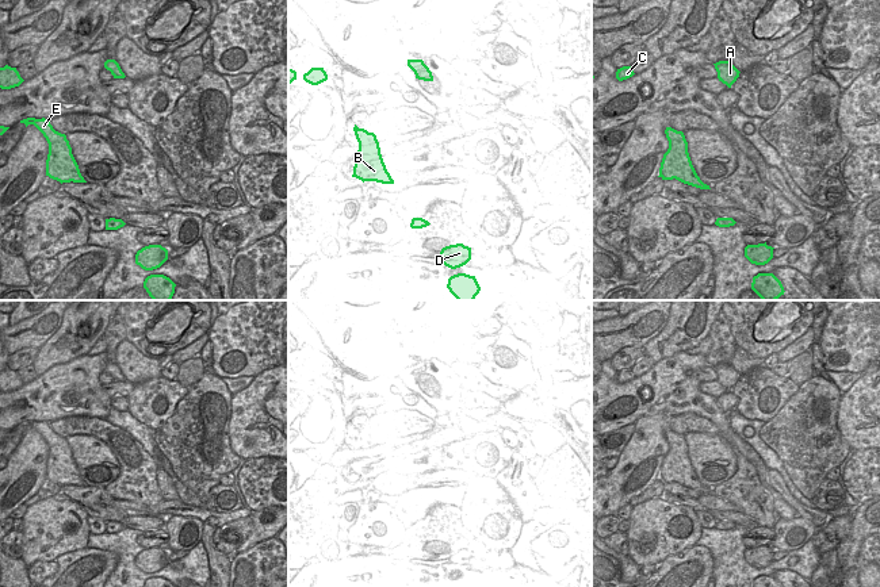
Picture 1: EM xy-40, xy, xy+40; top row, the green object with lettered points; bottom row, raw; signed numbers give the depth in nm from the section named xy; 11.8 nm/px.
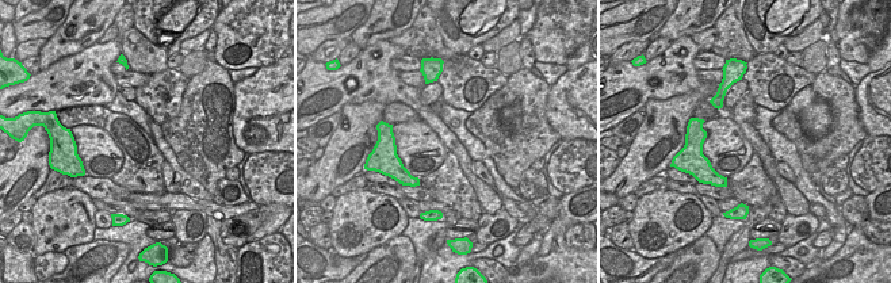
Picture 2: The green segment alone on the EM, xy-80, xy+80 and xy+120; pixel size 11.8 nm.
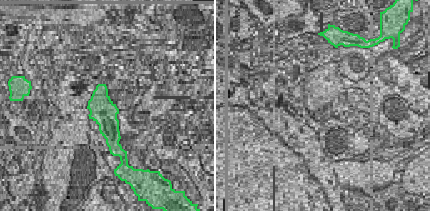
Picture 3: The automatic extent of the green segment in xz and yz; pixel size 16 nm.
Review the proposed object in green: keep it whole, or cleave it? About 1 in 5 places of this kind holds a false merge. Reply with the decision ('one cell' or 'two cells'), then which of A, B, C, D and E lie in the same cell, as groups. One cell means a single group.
one cell; A B C D E

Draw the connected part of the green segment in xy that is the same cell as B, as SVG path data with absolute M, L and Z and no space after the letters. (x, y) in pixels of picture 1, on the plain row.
M356 427L353 434L359 445L359 453L355 461L352 480L356 480L363 486L376 484L382 487L394 487L394 483L383 465L376 438L364 431L359 431Z

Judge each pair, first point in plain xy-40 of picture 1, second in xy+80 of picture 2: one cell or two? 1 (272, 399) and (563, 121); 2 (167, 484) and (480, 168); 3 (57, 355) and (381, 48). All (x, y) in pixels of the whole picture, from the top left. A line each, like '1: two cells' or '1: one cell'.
1: one cell
2: one cell
3: two cells

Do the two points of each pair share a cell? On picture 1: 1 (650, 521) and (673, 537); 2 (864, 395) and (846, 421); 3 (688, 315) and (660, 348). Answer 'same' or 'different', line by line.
1: same
2: same
3: same

